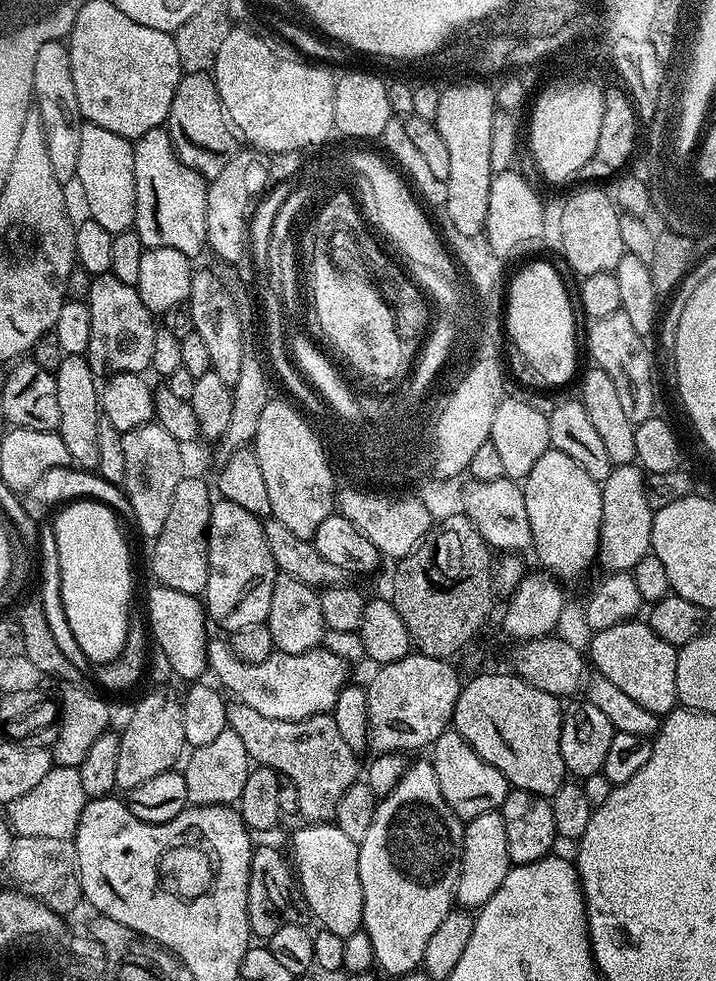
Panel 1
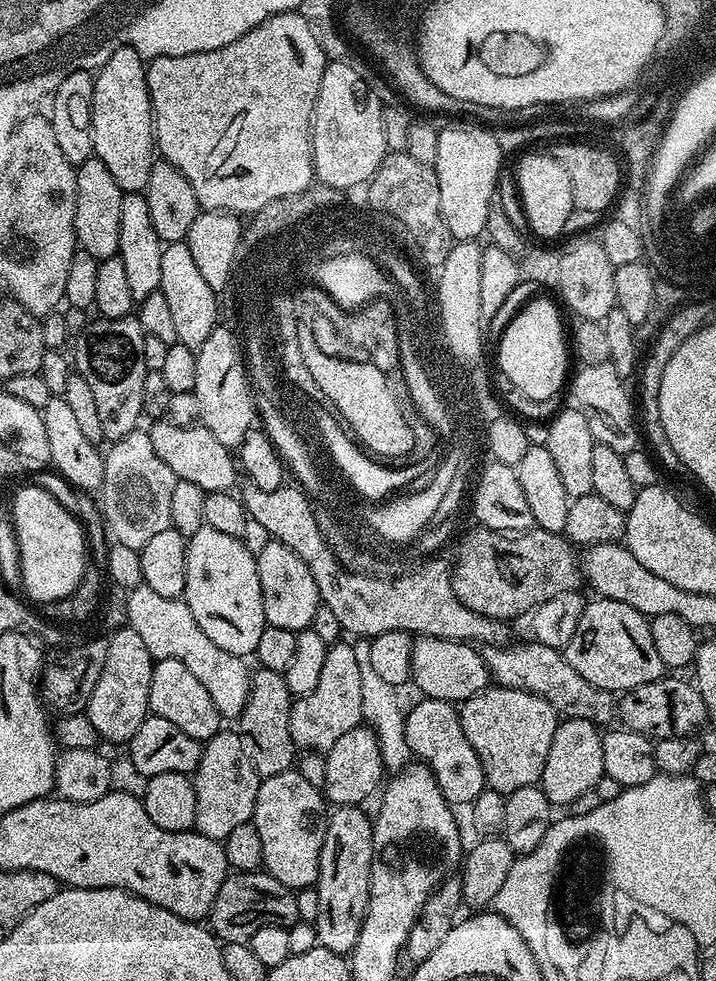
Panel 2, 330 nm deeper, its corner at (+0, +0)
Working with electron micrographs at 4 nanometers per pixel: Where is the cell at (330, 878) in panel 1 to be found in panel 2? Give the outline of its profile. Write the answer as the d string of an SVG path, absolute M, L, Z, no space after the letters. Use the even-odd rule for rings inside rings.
M299 770L263 777L251 819L262 841L263 871L293 890L313 887L319 878L319 855L326 838L329 813L323 791L310 786Z

